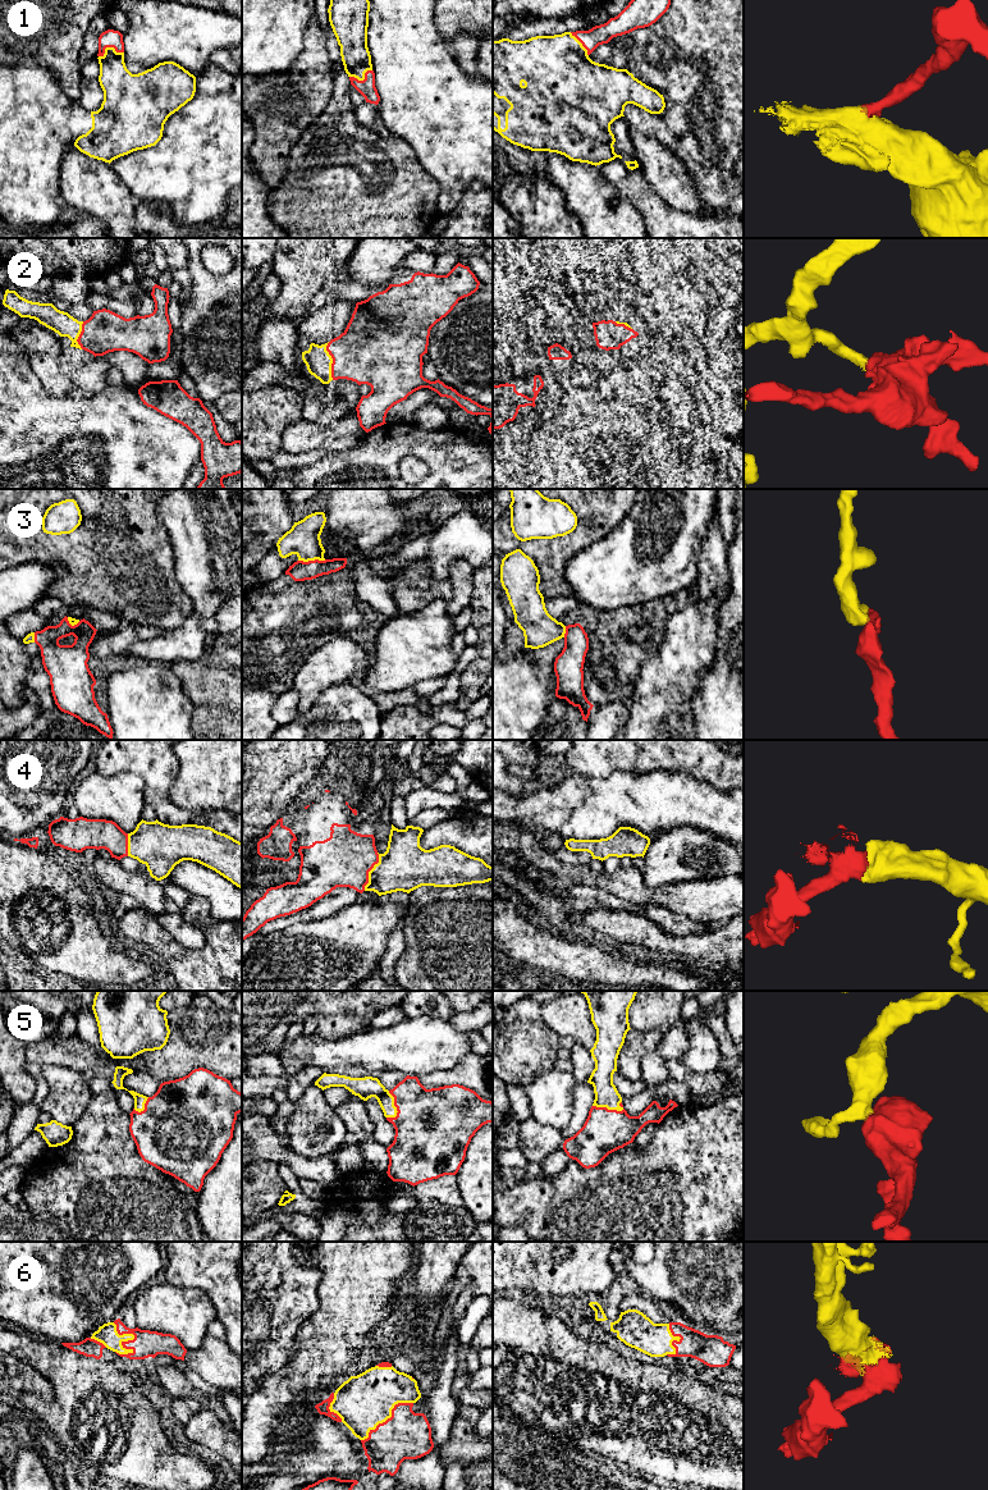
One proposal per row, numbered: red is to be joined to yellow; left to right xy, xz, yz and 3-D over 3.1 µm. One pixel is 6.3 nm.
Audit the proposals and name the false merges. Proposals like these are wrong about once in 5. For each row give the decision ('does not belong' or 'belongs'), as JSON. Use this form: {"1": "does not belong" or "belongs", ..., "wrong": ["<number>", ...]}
{"1": "belongs", "2": "belongs", "3": "belongs", "4": "belongs", "5": "belongs", "6": "belongs", "wrong": []}

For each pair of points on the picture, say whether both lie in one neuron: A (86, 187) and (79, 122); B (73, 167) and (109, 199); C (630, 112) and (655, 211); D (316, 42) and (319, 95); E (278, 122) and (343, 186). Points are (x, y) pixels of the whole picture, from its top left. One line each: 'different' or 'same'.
A: different
B: same
C: different
D: same
E: different

